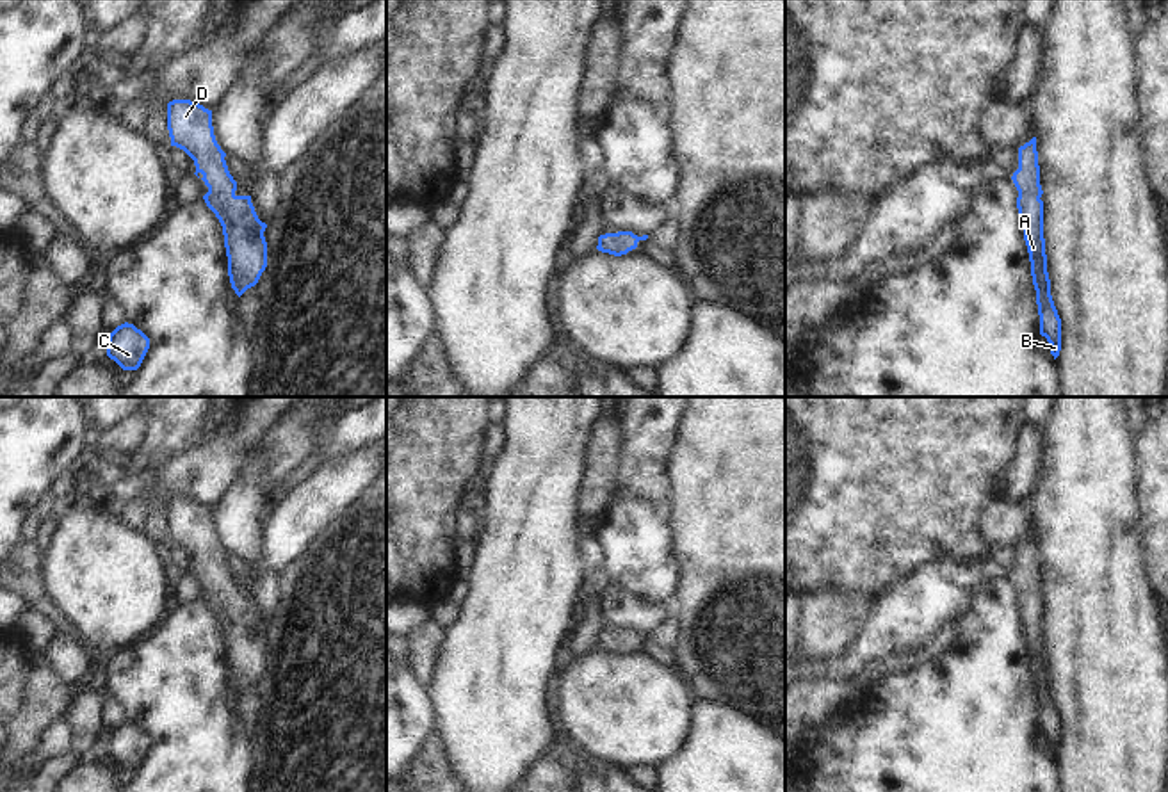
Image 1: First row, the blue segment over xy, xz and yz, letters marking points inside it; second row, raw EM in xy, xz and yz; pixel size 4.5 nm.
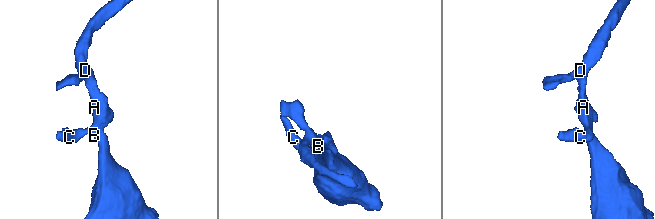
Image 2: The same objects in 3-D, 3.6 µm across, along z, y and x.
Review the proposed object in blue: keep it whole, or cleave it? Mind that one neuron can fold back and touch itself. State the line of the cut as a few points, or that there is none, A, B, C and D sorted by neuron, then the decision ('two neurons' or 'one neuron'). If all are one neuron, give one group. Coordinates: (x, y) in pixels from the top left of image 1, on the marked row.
cut none; groups A B C D; one neuron

